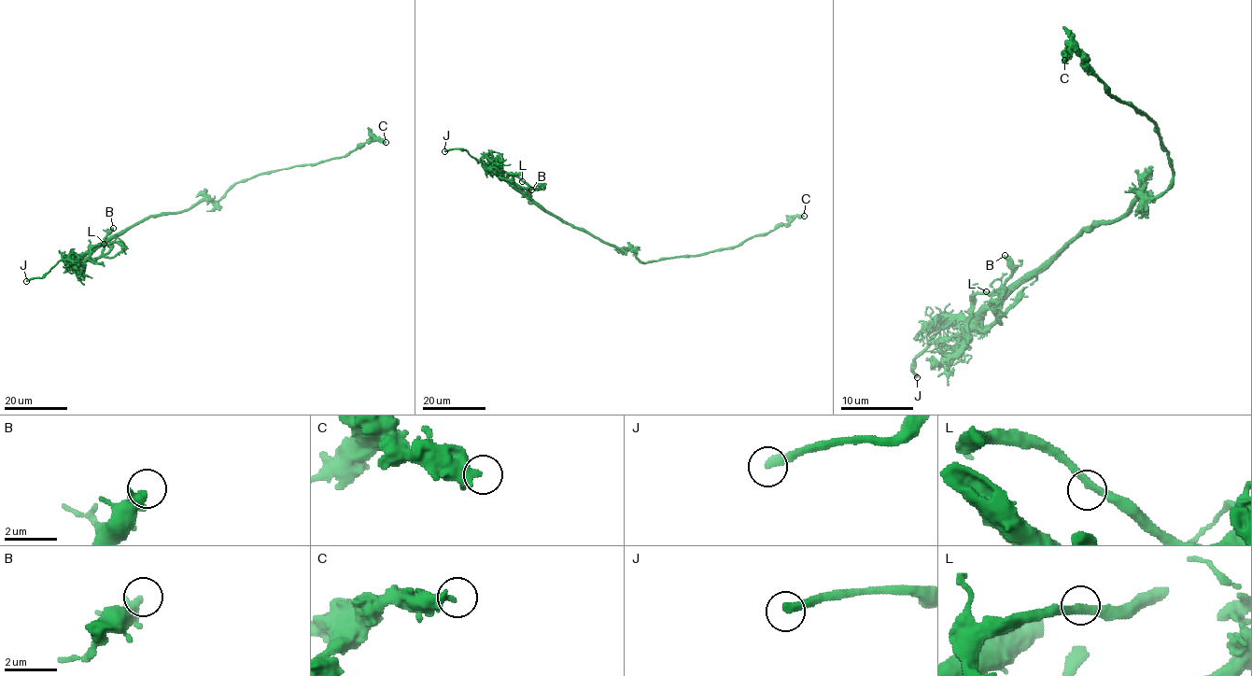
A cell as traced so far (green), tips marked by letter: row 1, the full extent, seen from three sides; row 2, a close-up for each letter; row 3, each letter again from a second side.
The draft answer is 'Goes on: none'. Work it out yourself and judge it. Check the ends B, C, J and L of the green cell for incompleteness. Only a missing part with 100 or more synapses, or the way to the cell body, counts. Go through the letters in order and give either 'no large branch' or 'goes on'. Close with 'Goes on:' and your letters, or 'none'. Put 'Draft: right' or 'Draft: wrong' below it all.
B: no large branch
C: no large branch
J: goes on
L: no large branch
Goes on: J
Draft: wrong

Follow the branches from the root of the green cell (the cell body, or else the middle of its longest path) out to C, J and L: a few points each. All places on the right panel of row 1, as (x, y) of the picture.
C: (1139, 197), (1155, 197), (1171, 181), (1171, 159), (1157, 126), (1133, 105), (1113, 97), (1075, 52), (1064, 60)
J: (1139, 197), (1118, 219), (1088, 228), (986, 310), (953, 317), (915, 357), (912, 370), (917, 377)
L: (1139, 197), (1118, 219), (1101, 221), (1075, 237), (968, 328), (972, 299), (986, 291)

